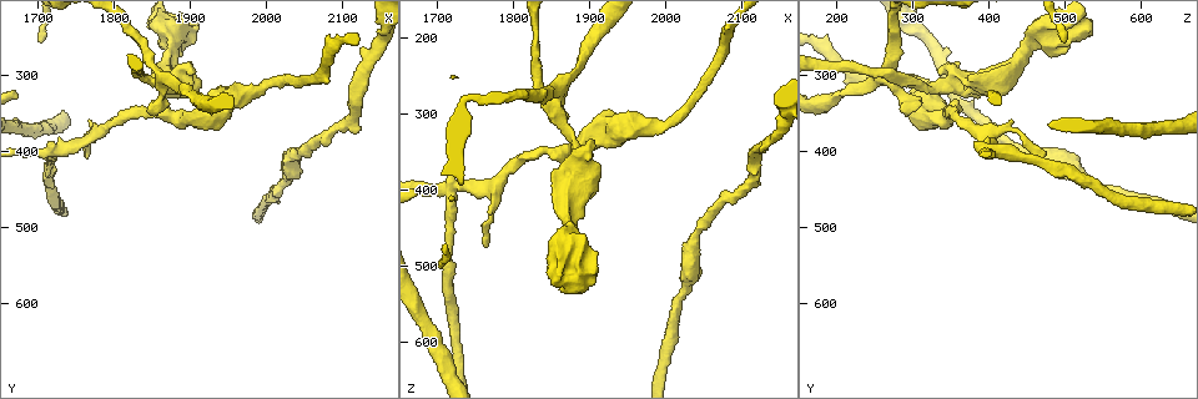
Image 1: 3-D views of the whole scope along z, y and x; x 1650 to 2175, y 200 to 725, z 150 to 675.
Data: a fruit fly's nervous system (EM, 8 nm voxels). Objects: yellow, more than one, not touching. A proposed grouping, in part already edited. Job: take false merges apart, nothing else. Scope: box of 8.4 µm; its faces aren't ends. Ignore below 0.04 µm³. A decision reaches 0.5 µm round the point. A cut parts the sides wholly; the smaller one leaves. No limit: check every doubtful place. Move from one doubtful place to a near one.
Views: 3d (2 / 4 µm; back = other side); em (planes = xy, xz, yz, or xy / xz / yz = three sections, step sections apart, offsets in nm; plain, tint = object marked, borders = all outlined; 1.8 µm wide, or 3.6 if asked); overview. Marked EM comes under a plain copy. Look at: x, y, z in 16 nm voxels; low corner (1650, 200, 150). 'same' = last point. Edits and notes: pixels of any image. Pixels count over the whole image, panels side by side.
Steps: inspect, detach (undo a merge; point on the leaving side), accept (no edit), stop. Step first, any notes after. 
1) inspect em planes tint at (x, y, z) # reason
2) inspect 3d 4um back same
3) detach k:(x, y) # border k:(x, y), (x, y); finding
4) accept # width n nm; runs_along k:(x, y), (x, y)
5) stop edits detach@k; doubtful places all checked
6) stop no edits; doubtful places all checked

inspect em xz step 4 tint at (1860, 300, 265) # four arms meet

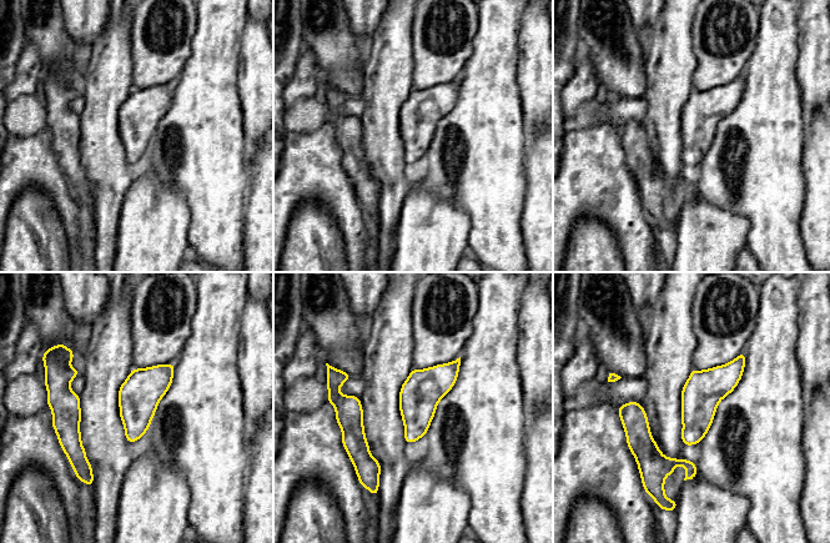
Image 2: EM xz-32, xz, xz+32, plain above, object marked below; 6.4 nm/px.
inspect em planes borders same # another direction

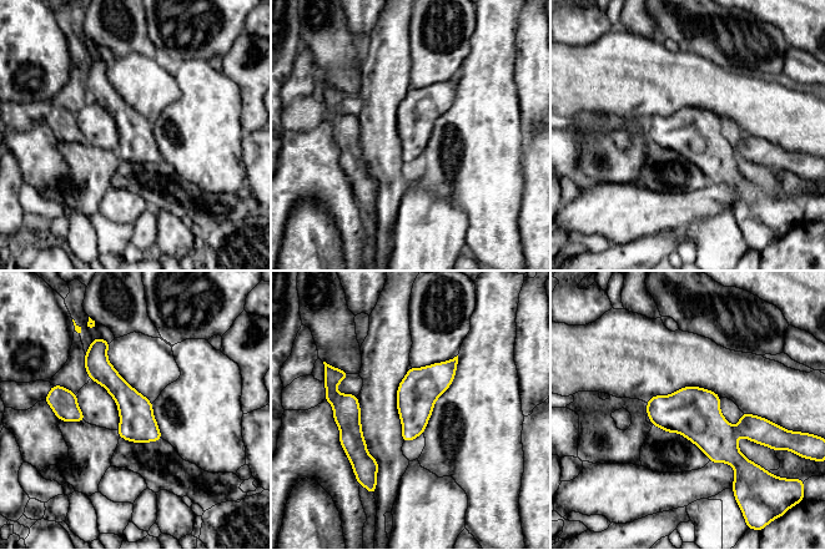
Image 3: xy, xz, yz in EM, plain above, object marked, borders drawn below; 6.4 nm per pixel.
detach 3:(699, 419) # width 240 nm; part_leaving 3:(92, 347), (97, 367), (157, 437); two cells meet here

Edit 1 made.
inspect em planes tint at (1895, 305, 365) # calibre changes

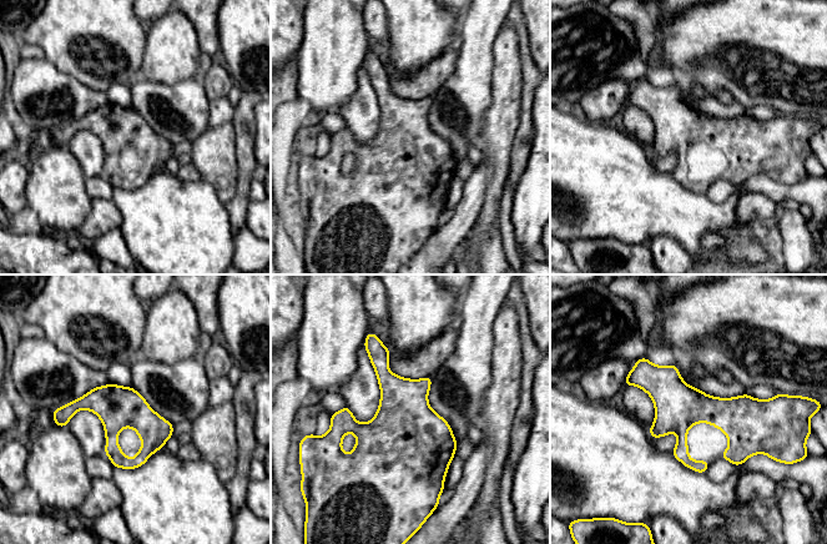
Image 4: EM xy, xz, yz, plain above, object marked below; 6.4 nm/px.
accept # runs_along 4:(628, 382), (765, 408); continuous, no second cell

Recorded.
inspect 3d 4um at (1715, 400, 395) # branch point

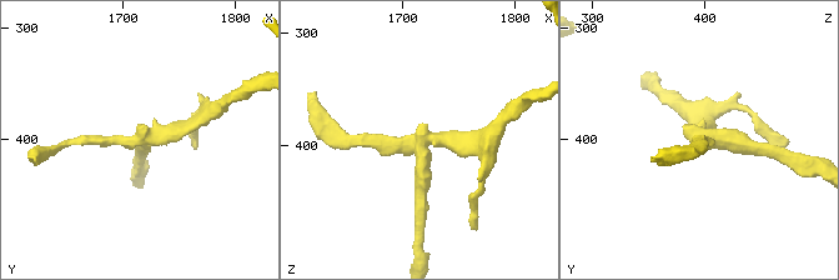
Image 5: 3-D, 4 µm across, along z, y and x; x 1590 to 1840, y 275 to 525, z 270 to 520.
inspect em yz step 4 tint at (1718, 398, 400) # arms 3; arm_widths 190, 200, 200 nm

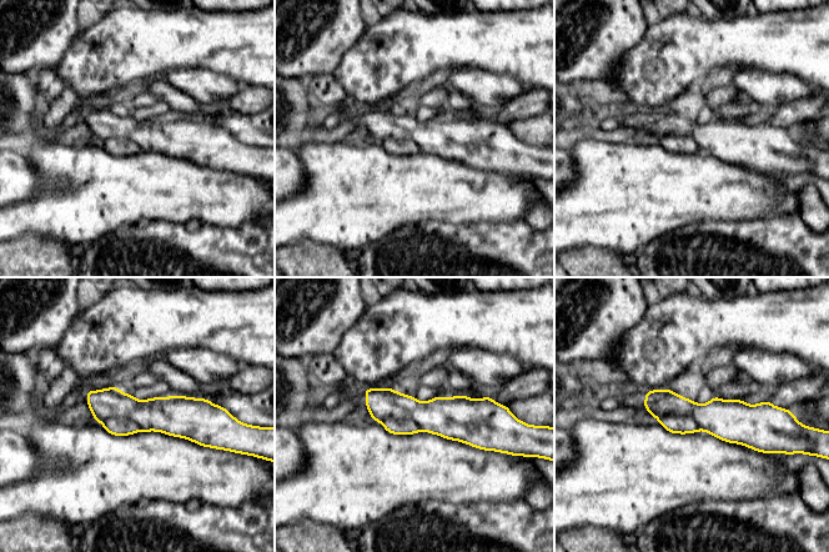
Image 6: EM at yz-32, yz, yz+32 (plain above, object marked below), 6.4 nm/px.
inspect em planes tint same

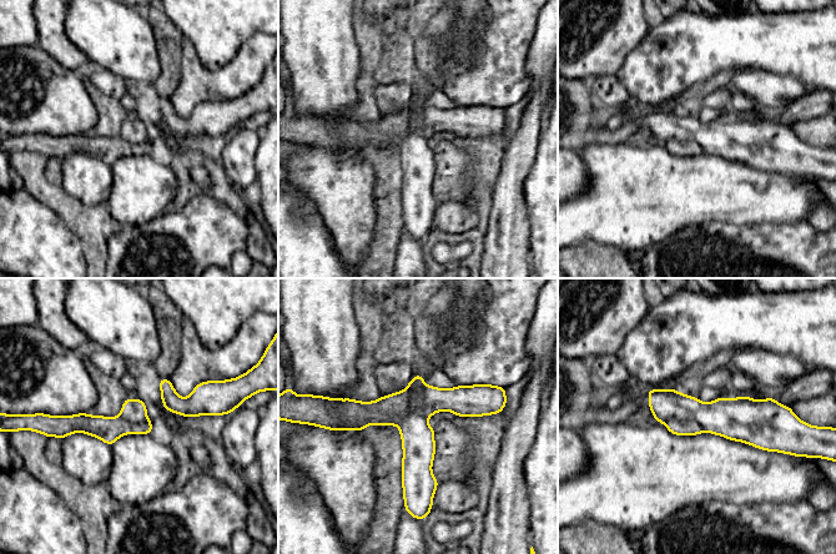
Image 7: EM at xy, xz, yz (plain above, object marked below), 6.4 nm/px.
detach 7:(418, 444) # border 7:(418, 398), (411, 402), (398, 426); two cells meet here

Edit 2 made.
stop edits detach@3, detach@7; doubtful places all checked

